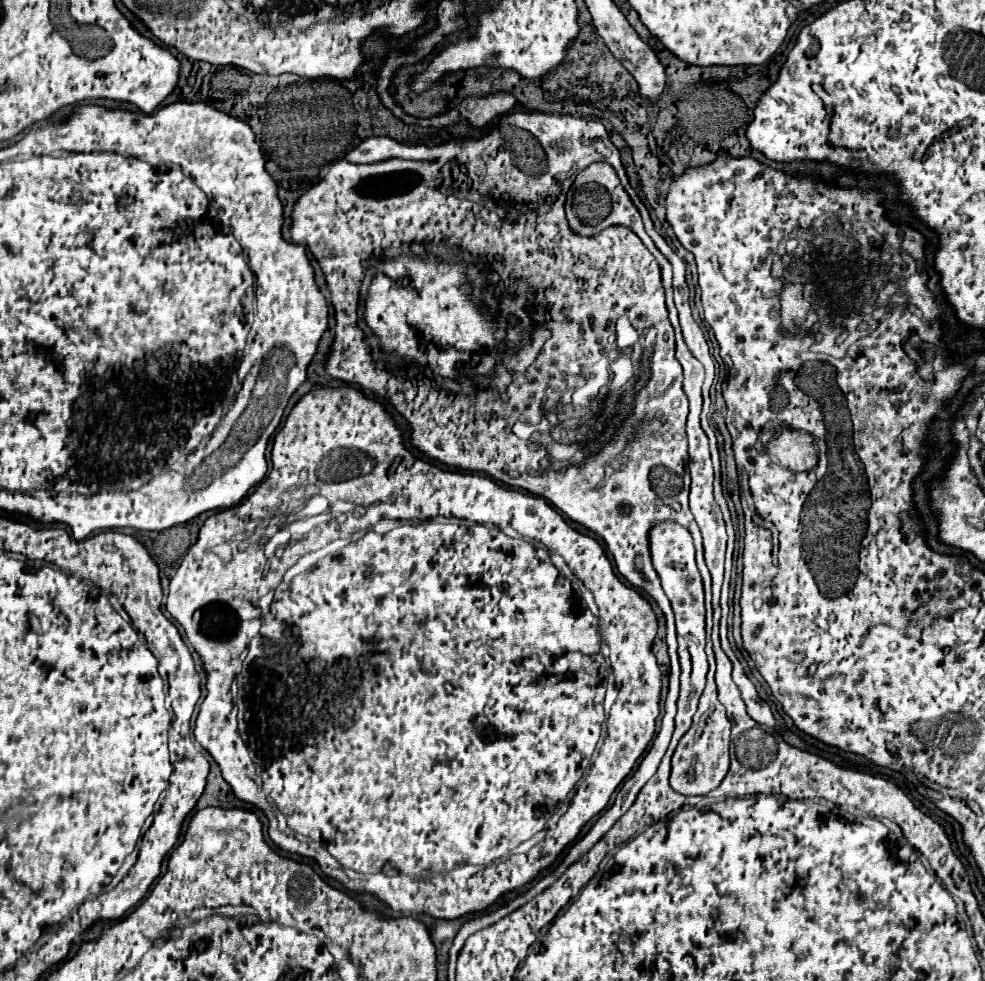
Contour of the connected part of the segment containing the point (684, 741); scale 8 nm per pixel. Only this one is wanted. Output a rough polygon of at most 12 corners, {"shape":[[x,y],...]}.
{"shape":[[706,684],[670,786],[708,794],[730,766],[730,720]]}

